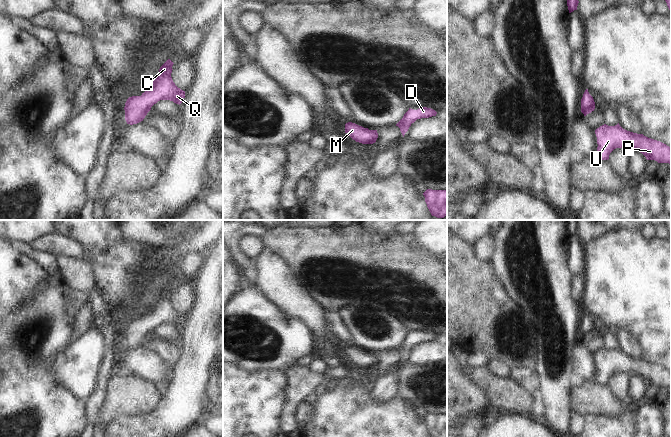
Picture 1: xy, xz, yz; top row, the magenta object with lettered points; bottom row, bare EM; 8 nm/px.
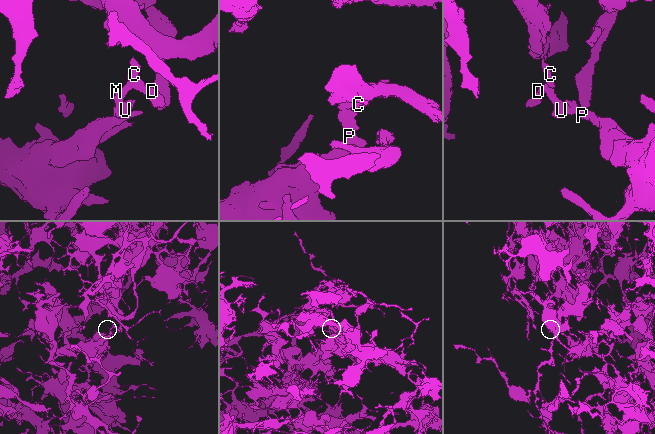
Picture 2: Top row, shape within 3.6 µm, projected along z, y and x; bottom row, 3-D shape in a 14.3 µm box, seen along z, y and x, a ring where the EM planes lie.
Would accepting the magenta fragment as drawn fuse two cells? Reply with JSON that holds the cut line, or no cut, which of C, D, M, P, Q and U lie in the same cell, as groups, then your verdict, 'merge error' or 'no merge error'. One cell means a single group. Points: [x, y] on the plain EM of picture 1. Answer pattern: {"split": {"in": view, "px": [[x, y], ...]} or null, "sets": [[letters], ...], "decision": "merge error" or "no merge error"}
{"split": null, "sets": [["C", "D", "M", "P", "Q", "U"]], "decision": "no merge error"}

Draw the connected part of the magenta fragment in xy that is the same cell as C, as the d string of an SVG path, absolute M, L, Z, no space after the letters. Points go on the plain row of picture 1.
M168 283L141 320L127 323L124 331L127 348L133 349L143 345L151 331L160 324L170 324L179 329L183 326L185 315L178 312L171 301L173 288Z

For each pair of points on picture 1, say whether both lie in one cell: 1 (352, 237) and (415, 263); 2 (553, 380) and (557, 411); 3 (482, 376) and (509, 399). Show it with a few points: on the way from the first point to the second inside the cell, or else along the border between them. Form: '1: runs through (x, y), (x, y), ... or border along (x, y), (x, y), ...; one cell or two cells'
1: runs through (368, 253), (378, 263), (399, 263); one cell
2: runs through (556, 388), (557, 403); one cell
3: runs through (489, 382), (502, 392); one cell

